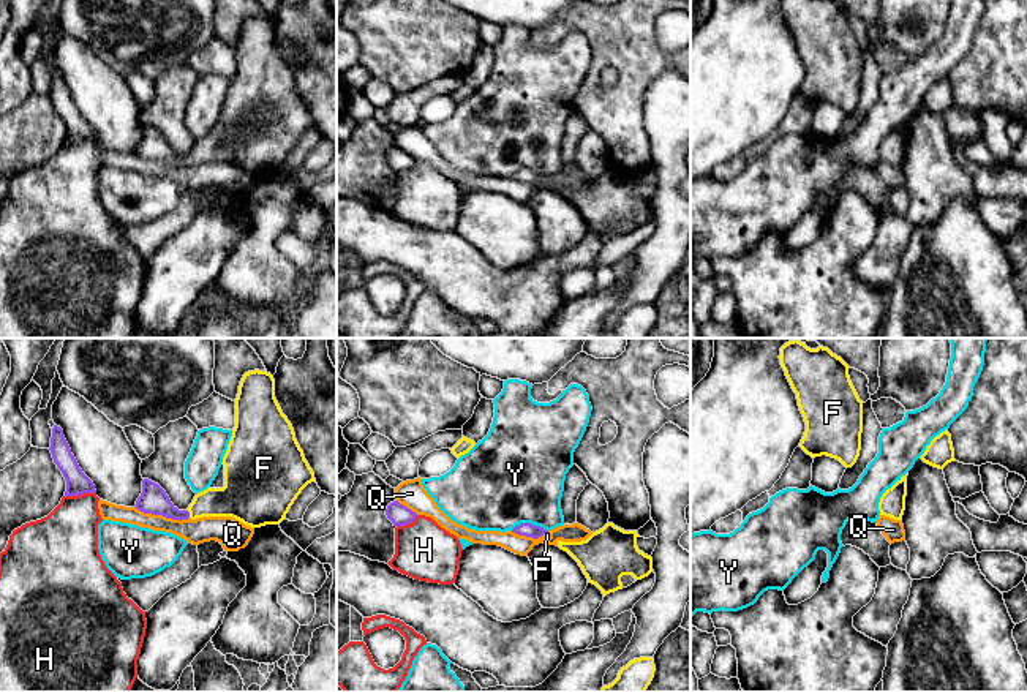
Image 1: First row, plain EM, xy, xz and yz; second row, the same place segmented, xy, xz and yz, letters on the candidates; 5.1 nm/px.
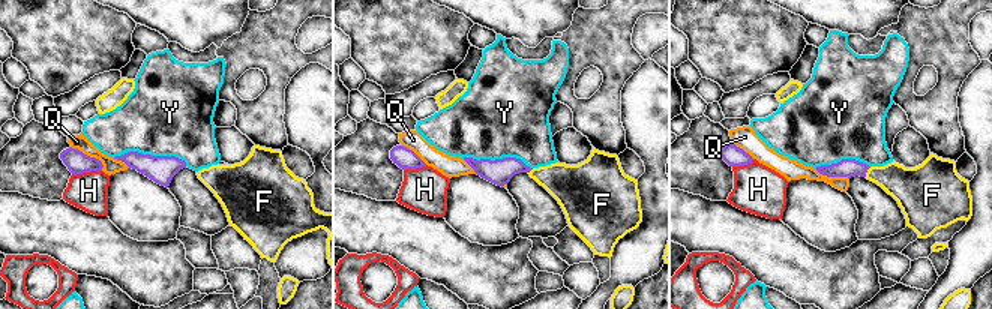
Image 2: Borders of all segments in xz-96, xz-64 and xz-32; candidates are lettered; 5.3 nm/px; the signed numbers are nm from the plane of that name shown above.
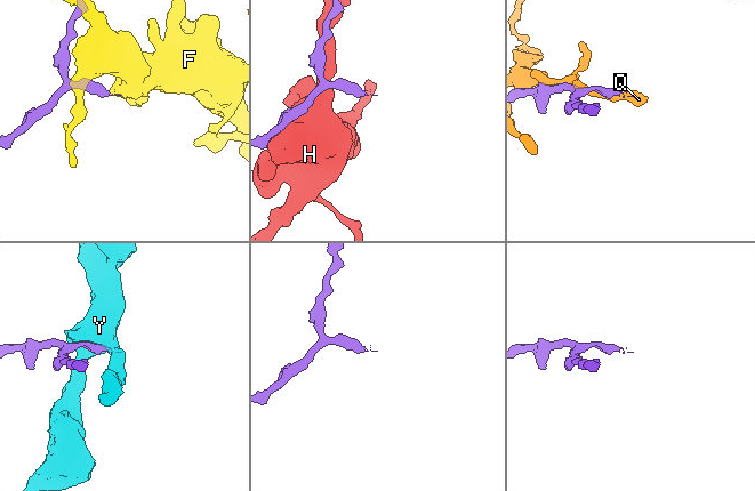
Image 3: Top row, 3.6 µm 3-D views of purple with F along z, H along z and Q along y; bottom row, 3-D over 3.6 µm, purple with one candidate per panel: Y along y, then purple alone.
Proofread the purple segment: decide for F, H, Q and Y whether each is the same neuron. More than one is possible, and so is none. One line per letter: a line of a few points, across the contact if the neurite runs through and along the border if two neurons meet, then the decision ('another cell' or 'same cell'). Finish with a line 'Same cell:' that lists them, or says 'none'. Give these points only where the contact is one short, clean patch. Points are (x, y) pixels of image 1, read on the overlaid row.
F: line xy (154, 500), (171, 512), (188, 514), (207, 503), (234, 500); same cell
H: another cell
Q: another cell
Y: another cell
Same cell: F

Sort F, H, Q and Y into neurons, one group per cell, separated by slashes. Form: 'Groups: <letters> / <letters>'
Groups: F / H / Q / Y

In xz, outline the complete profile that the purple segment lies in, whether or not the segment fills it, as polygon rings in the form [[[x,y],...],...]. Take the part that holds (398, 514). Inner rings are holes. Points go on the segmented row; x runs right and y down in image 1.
[[[393,501],[386,509],[387,518],[393,523],[393,526],[404,526],[416,520],[417,513],[408,509],[406,506]]]

